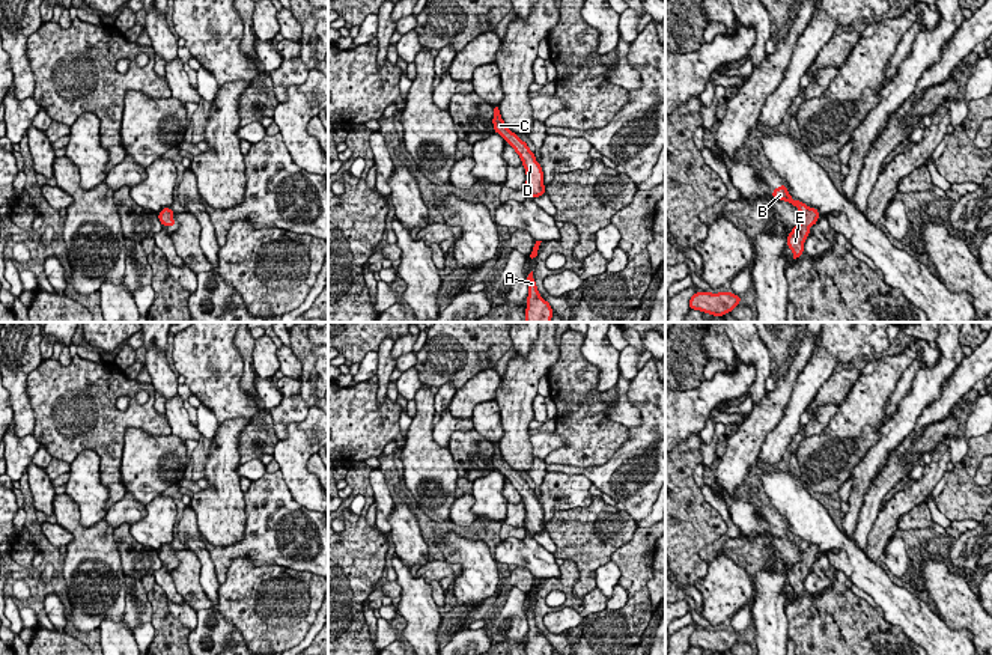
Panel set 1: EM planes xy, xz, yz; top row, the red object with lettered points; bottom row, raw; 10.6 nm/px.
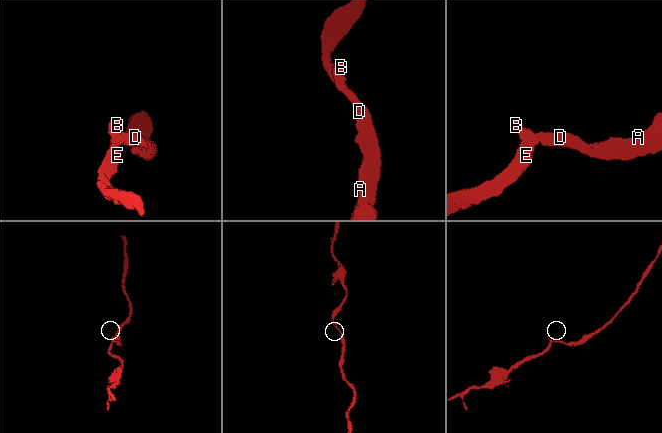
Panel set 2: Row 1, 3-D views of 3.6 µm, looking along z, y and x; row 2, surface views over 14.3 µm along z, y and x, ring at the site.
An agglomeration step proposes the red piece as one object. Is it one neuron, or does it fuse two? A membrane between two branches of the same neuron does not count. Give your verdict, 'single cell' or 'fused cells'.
single cell

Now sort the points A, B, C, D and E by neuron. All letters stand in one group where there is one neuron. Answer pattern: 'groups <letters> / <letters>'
groups A B C D E

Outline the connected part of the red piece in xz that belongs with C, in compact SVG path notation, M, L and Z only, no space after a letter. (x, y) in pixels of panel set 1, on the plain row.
M494 443L494 468L498 470L519 492L522 503L525 506L527 518L524 529L531 535L539 535L546 530L543 522L543 509L540 501L536 498L534 489L530 488L525 479L522 479L518 471L512 470L509 464L501 456L498 443Z

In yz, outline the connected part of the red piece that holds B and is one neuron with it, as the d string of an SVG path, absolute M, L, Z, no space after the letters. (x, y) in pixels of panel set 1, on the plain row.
M786 522L774 526L772 535L792 541L801 550L801 560L795 563L786 575L787 584L793 589L792 598L796 598L804 589L804 580L810 572L810 565L816 562L819 550L816 545L810 545L799 538L793 538Z

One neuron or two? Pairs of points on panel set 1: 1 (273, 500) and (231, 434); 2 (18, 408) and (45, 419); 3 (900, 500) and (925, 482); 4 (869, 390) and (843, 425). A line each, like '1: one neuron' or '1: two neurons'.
1: two neurons
2: two neurons
3: one neuron
4: one neuron

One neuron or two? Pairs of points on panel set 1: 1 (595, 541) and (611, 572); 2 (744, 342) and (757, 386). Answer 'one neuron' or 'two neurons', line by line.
1: two neurons
2: one neuron

